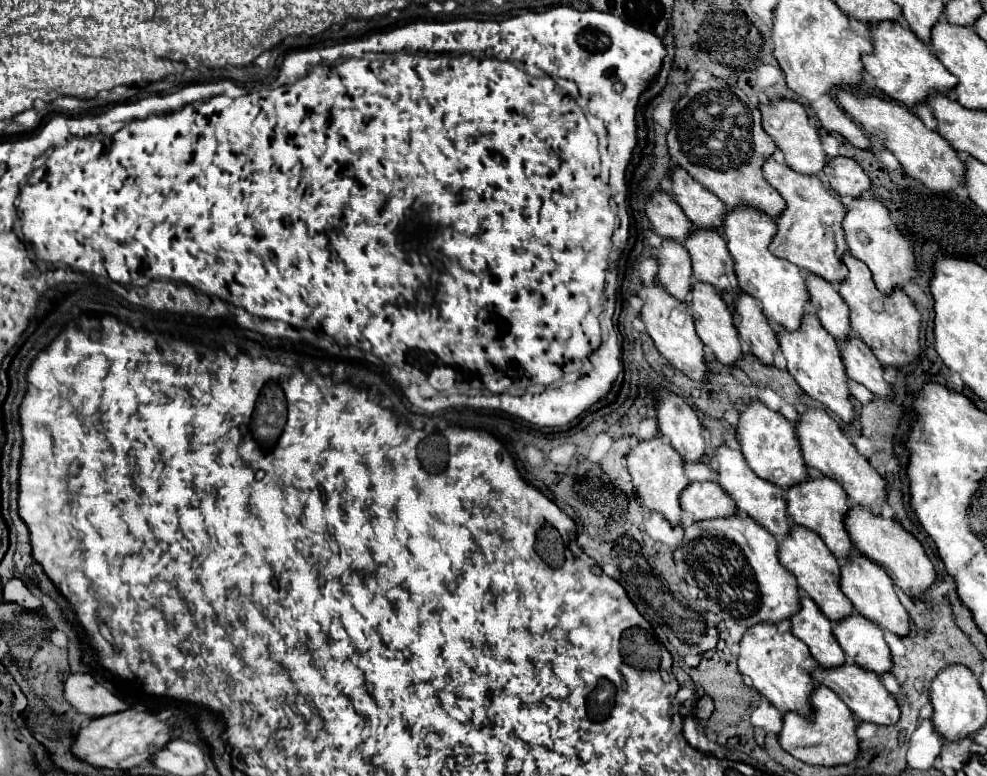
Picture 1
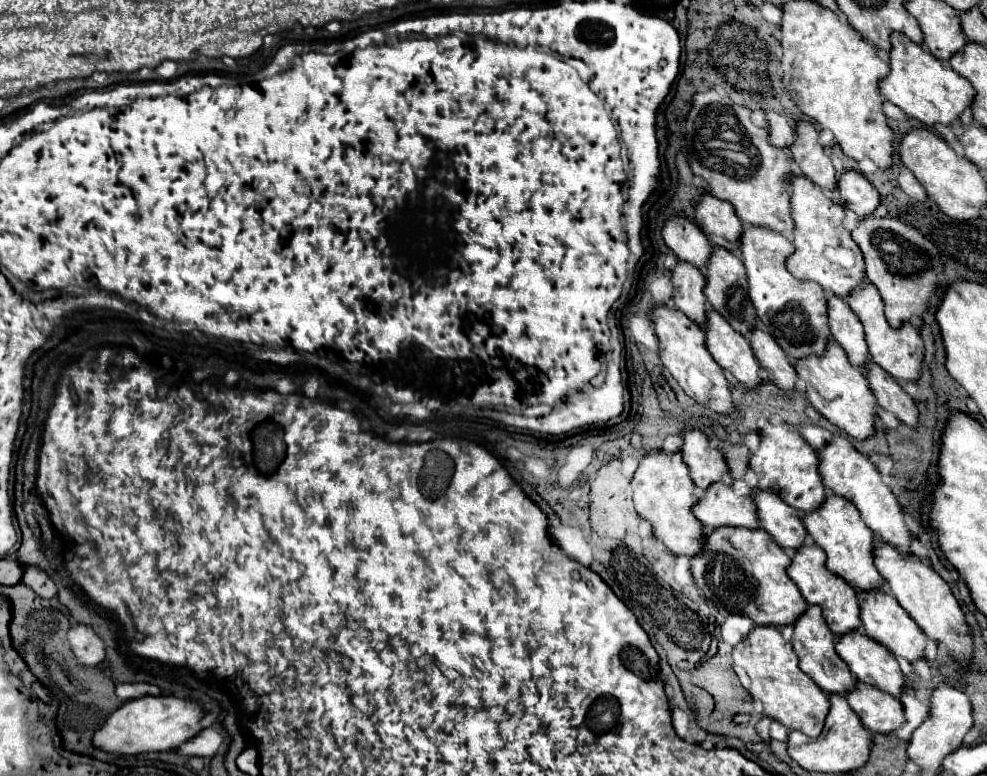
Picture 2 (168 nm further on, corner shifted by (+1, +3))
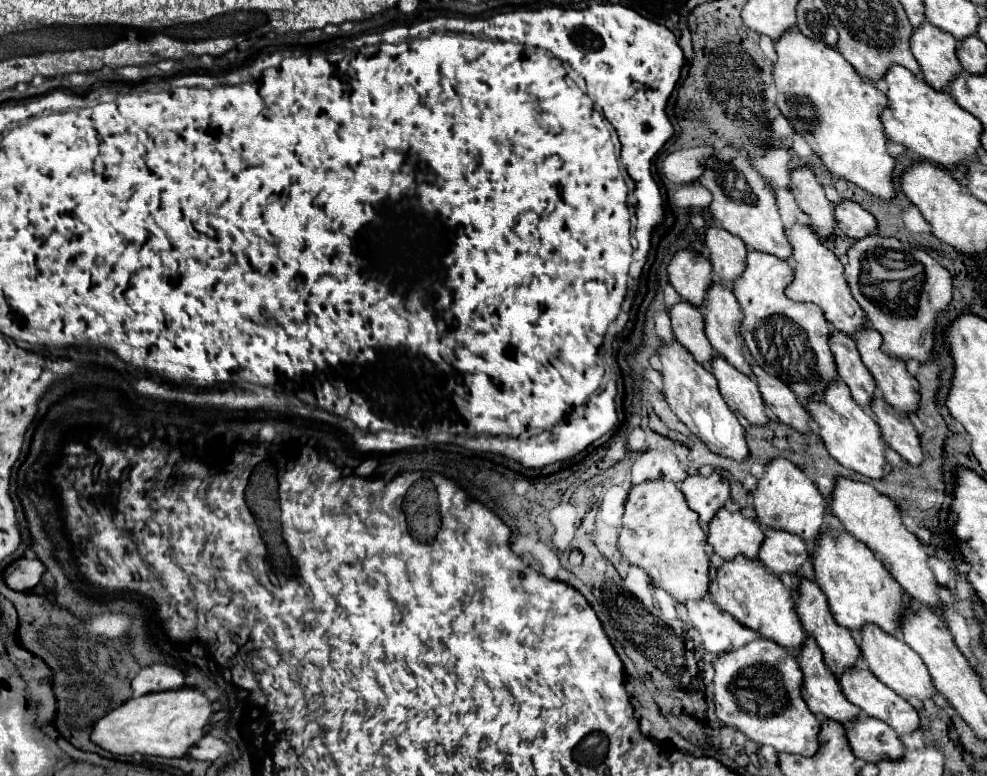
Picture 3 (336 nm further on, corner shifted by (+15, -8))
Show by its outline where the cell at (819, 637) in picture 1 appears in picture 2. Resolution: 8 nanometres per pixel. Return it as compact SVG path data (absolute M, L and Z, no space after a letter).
M810 605L796 621L794 625L794 635L792 635L792 645L796 655L800 657L800 665L802 671L806 671L816 683L818 687L822 687L822 691L826 693L846 693L848 689L854 687L854 677L848 669L848 665L840 659L840 655L834 649L834 641L836 637L832 635L832 631L826 627L826 621L822 619L822 611L818 605Z

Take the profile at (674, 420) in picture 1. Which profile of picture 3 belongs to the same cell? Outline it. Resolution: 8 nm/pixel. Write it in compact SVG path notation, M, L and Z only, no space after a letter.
M712 472L706 478L700 474L688 476L682 482L682 492L688 506L700 516L700 526L704 530L708 530L708 524L712 522L716 512L730 500L730 484L718 472Z

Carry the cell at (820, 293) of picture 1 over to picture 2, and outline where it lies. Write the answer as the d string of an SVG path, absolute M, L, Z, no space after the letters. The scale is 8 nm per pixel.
M838 295L828 297L828 321L832 337L844 347L850 363L862 367L868 361L864 329L854 311Z

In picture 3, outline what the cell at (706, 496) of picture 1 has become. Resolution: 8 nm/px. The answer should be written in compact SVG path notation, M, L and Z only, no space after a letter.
M720 510L710 522L708 544L724 560L734 560L736 556L758 558L762 542L764 530L756 526L756 520L744 518L738 510Z

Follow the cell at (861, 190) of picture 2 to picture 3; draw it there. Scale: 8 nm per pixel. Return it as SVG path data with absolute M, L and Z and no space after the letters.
M850 200L836 206L836 222L840 232L854 240L878 232L876 218L868 210L864 210L858 202L850 202Z

